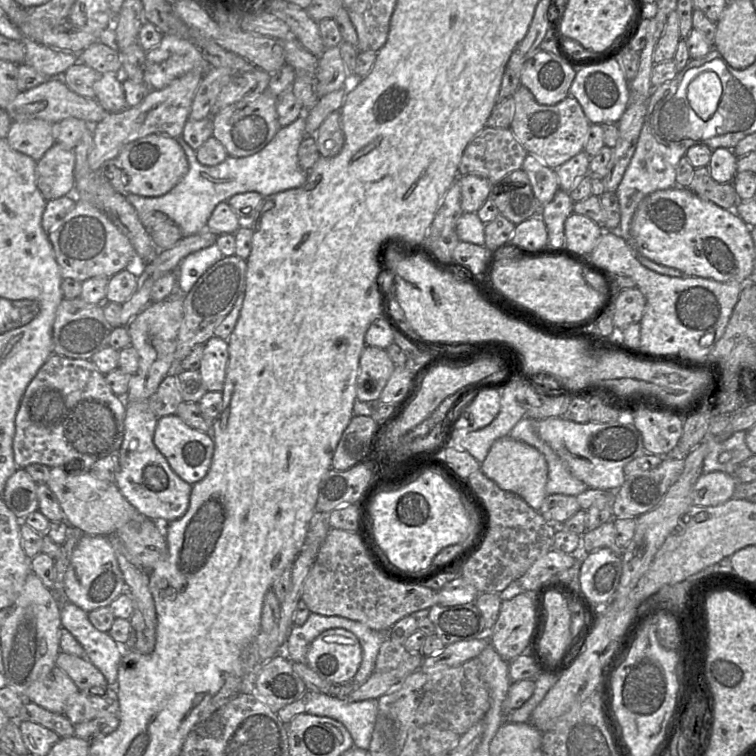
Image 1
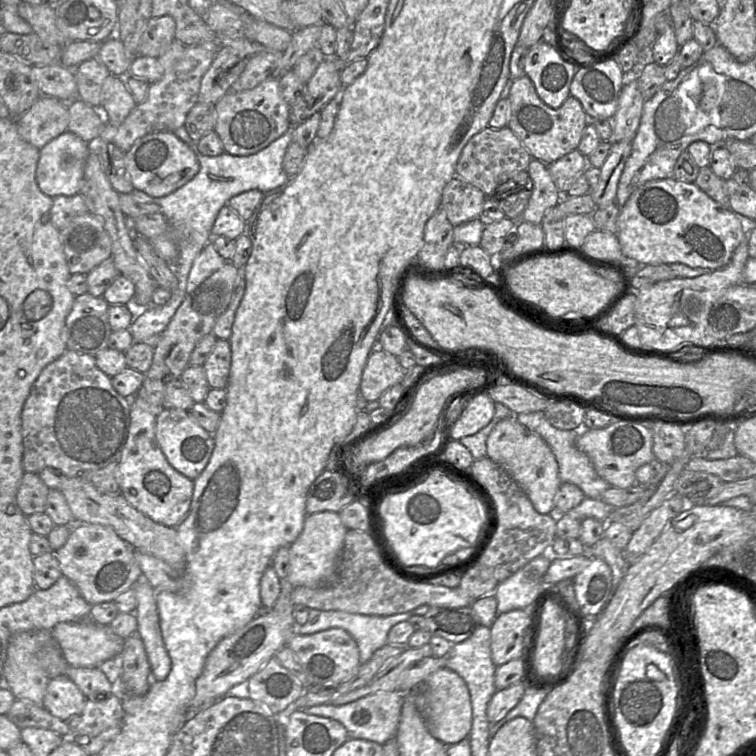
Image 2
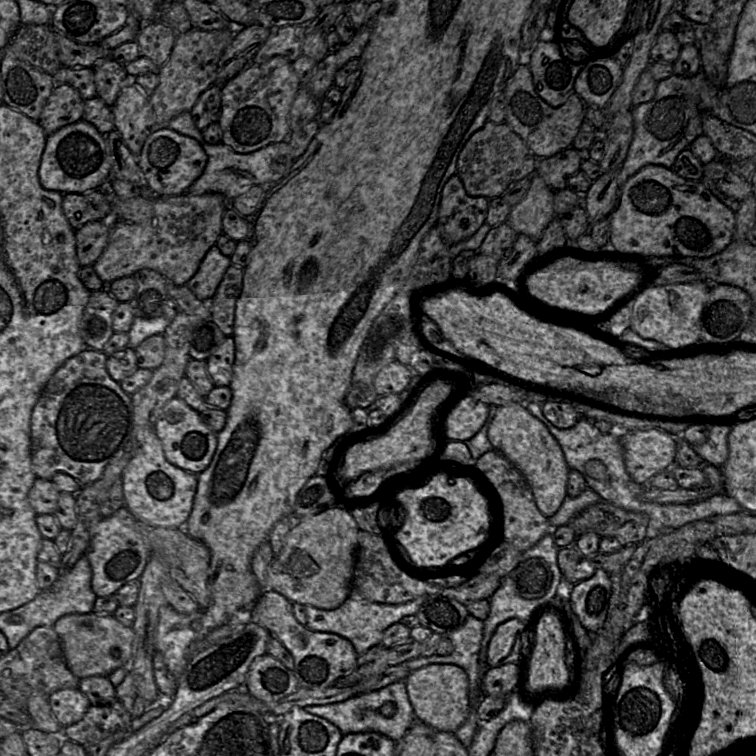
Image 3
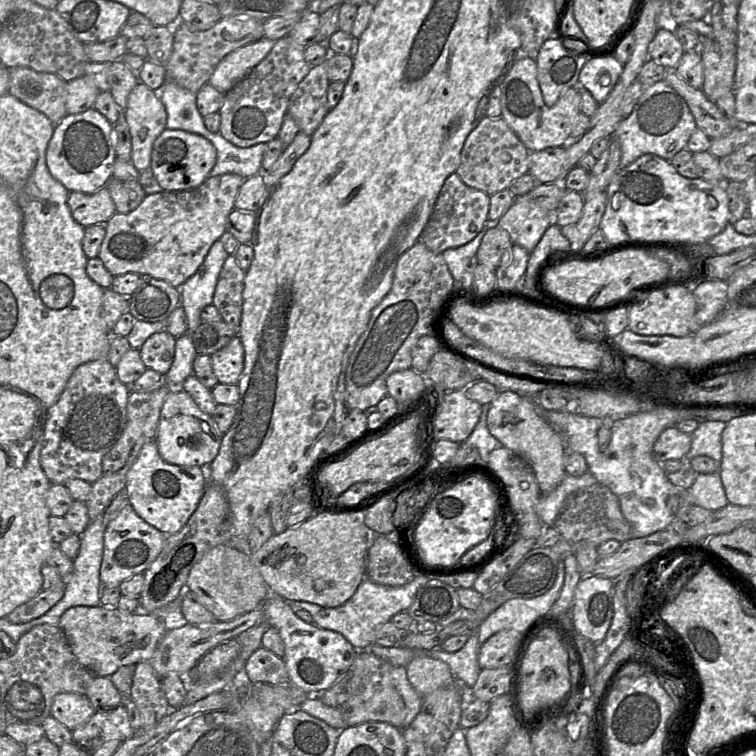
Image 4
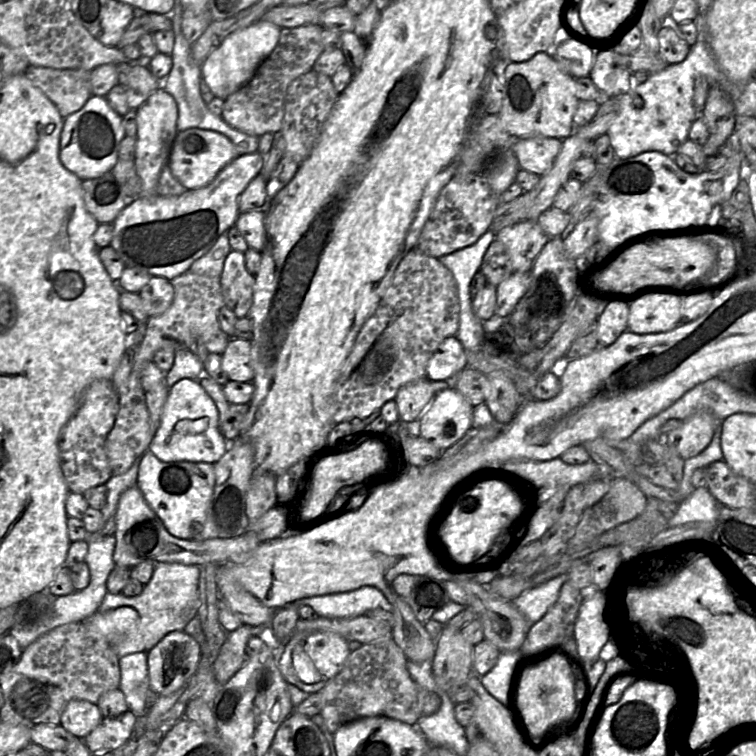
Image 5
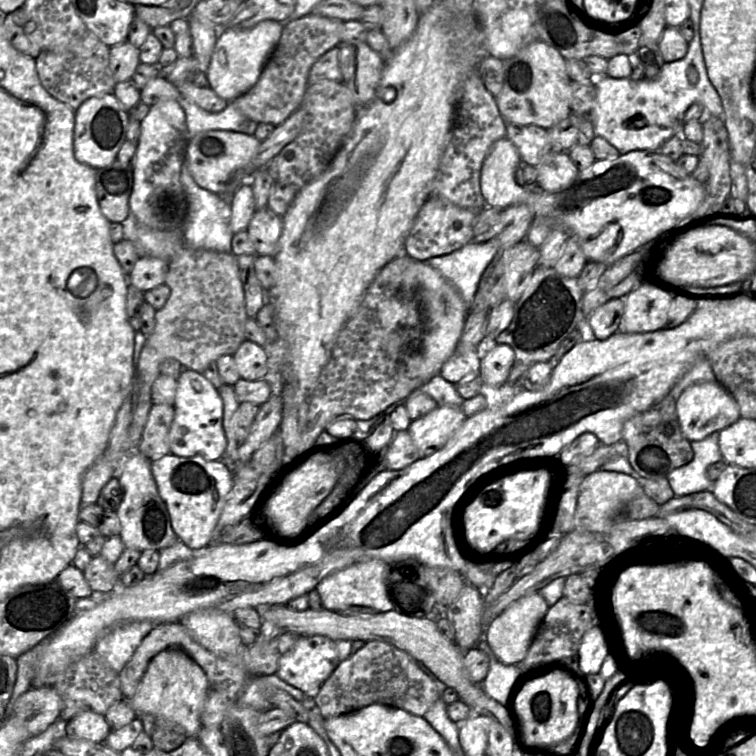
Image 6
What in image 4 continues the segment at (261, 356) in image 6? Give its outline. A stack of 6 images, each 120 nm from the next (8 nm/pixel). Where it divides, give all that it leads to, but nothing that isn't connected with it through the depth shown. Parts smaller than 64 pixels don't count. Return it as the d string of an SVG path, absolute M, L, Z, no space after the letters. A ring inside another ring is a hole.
M238 335L211 355L211 365L219 383L238 385L244 367L244 348Z

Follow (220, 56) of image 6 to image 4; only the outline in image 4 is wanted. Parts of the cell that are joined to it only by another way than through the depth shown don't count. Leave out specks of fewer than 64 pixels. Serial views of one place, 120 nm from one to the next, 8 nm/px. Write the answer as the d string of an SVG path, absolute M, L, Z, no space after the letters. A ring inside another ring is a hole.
M261 38L231 52L218 64L209 84L226 94L268 55L275 42Z

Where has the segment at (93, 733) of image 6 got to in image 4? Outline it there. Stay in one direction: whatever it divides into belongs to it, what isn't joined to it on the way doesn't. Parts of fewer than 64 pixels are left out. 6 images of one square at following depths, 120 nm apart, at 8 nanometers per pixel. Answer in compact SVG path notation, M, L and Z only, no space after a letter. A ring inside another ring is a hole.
M62 692L54 696L50 714L71 731L83 725L96 711L84 694Z

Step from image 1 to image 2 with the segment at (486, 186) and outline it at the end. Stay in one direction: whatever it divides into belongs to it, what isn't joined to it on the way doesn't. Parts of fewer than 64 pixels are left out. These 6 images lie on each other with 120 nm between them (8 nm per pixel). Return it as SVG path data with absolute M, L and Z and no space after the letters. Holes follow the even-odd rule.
M455 176L443 189L440 207L444 209L449 222L456 227L478 218L485 199L486 195L480 189Z

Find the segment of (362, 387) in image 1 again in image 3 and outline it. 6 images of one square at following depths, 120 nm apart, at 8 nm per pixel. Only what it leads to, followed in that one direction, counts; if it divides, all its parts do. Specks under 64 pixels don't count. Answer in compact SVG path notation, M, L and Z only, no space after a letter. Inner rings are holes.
M398 361L385 365L374 378L374 388L378 395L400 394L413 380L413 371Z

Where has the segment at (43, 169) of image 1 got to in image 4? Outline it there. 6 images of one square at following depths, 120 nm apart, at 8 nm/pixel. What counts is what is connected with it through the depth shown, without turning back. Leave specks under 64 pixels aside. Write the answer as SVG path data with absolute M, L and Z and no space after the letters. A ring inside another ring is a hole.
M95 108L79 114L67 114L55 124L46 150L49 173L69 192L94 193L112 178L114 162L113 125Z

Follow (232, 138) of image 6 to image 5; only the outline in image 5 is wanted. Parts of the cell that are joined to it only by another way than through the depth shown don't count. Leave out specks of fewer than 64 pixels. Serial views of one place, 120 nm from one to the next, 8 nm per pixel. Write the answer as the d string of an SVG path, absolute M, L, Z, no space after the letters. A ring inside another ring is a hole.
M199 128L177 133L168 158L167 166L173 177L187 190L202 188L211 183L217 174L238 157L235 145L218 132Z

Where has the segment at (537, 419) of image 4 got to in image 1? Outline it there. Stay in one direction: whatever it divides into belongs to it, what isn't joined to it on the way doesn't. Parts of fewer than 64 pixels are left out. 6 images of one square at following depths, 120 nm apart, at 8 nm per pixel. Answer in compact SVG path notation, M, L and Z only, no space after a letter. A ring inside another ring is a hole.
M509 435L502 437L492 444L480 469L501 489L517 494L535 511L540 510L547 496L548 465L544 455L536 448Z

